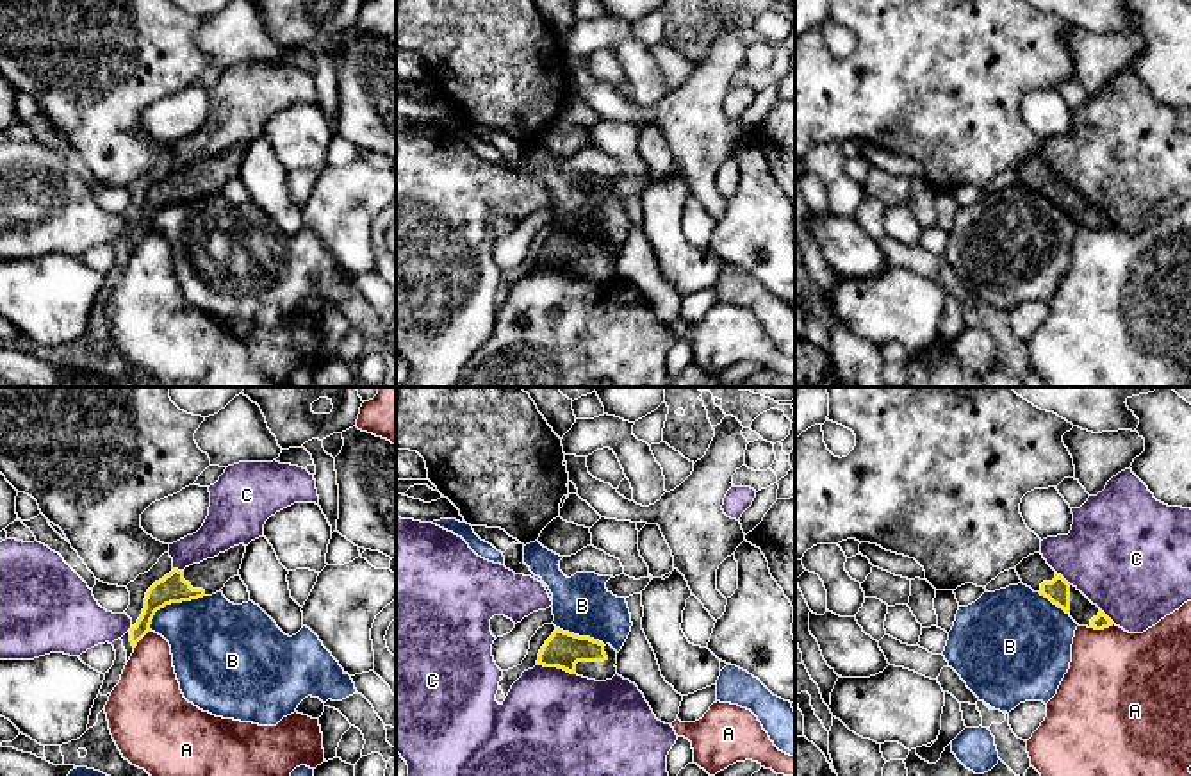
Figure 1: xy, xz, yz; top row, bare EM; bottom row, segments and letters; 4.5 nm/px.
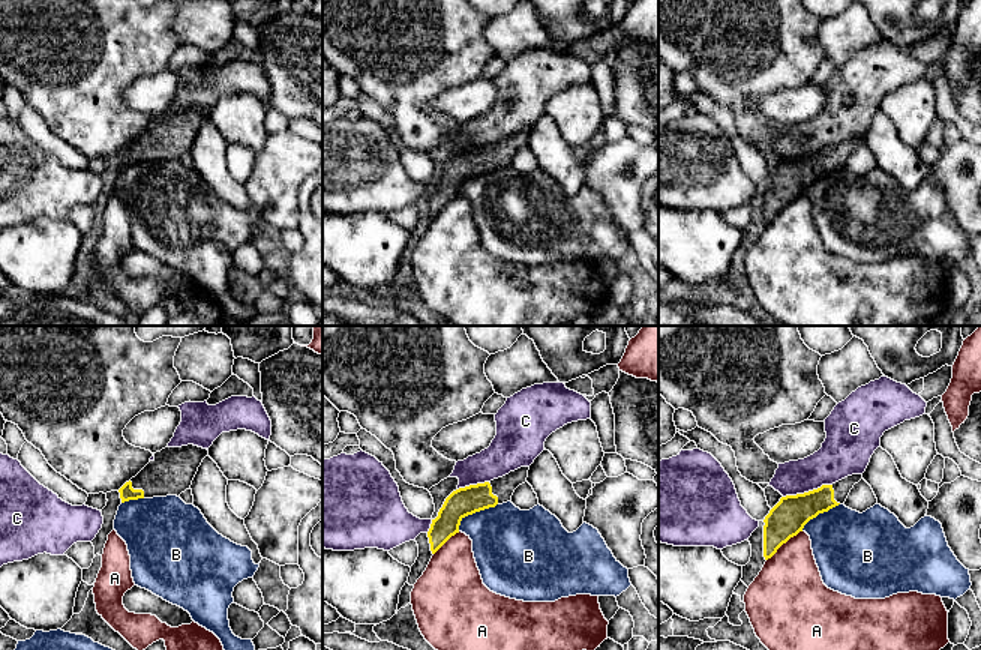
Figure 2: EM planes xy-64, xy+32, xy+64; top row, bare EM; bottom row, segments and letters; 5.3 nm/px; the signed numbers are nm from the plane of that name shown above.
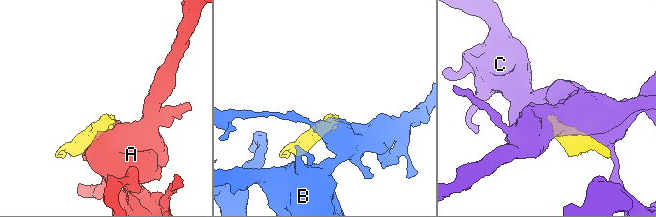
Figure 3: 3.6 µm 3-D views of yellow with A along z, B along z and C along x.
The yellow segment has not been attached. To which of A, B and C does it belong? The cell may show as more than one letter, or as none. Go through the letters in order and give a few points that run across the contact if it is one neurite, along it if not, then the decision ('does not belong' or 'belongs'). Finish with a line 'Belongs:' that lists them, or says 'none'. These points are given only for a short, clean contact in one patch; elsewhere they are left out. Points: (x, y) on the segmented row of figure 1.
A: does not belong
B: line xy (204, 594), (193, 600), (166, 603), (156, 612), (148, 628); does not belong
C: does not belong
Belongs: none

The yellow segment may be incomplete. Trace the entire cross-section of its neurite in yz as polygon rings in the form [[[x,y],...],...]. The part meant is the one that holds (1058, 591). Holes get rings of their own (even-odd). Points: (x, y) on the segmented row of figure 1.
[[[1041,553],[1029,555],[1014,569],[1023,585],[1048,598],[1079,626],[1104,630],[1114,624],[1077,587],[1070,585],[1061,574],[1057,574]]]

